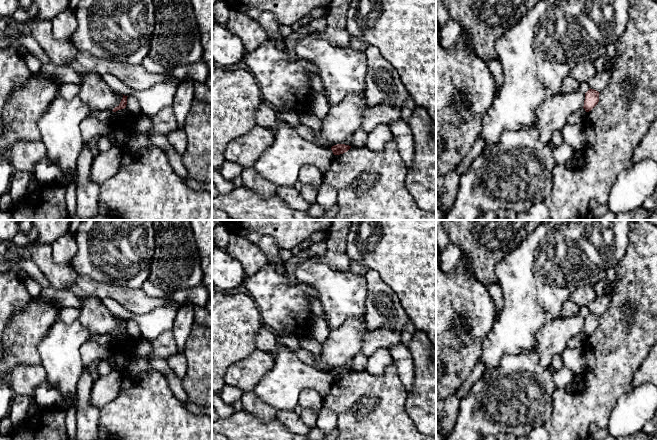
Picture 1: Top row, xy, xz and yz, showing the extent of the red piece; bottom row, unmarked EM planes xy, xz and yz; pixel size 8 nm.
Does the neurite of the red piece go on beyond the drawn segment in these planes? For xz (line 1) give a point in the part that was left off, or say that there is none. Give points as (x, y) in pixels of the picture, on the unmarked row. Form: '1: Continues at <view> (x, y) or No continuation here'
1: No continuation here

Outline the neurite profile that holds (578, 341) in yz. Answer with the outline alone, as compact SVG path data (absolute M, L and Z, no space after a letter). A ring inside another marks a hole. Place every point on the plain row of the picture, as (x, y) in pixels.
M584 332L579 333L575 337L572 337L569 341L569 345L575 348L582 348L584 346L584 342L586 340L586 335Z

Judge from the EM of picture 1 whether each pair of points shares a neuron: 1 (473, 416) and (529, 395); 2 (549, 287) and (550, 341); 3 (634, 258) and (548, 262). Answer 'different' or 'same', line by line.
1: same
2: different
3: different

